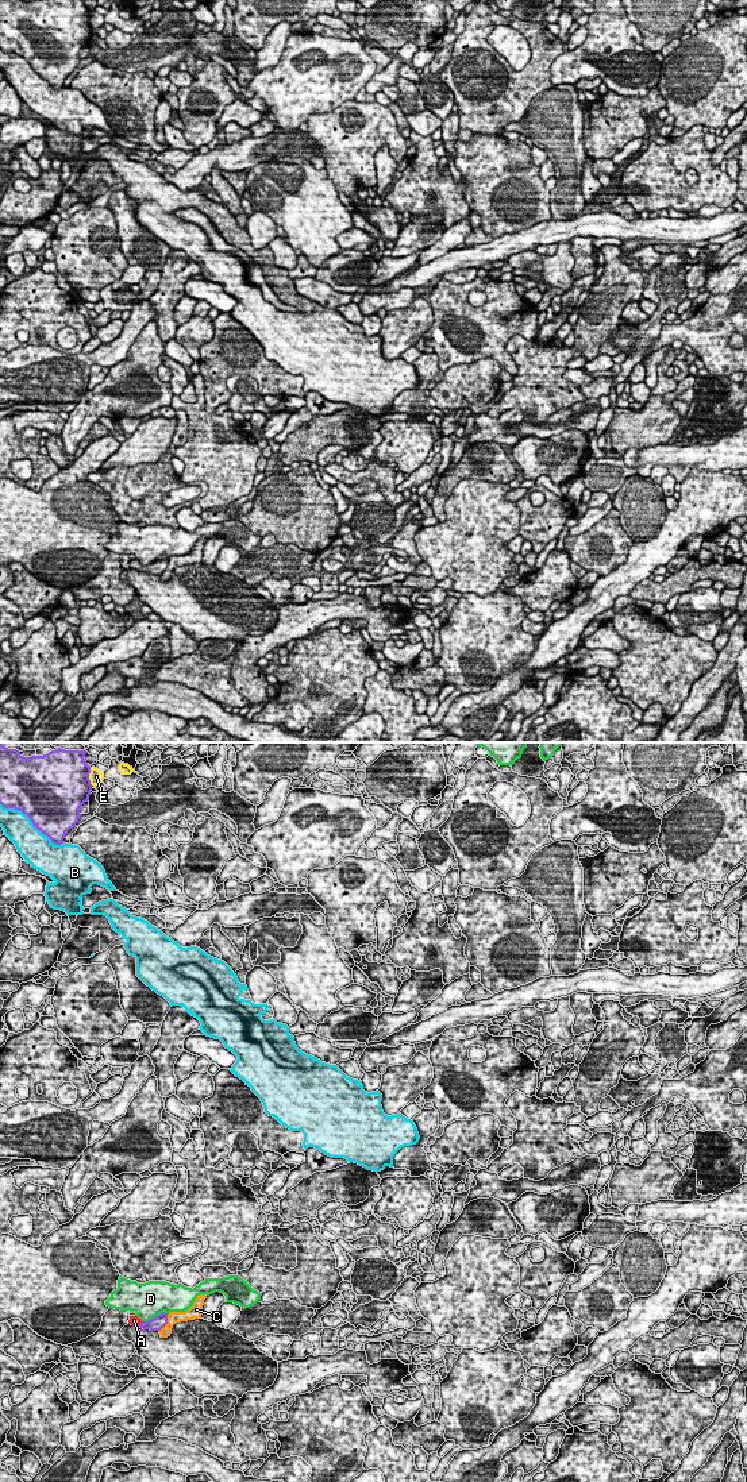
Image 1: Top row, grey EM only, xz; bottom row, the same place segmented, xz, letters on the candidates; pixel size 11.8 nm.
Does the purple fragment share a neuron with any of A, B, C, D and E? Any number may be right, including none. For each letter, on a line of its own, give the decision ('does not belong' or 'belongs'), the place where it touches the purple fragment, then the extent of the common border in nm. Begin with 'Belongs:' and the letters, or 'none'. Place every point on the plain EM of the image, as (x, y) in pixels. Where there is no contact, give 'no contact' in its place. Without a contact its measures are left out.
Belongs: A
A: belongs | xz (139, 568) | 80 nm
B: does not belong | xz (31, 65) | 900 nm
C: does not belong | xz (166, 567) | 240 nm
D: does not belong | xz (156, 560) | 340 nm
E: does not belong | xz (88, 20) | 220 nm

